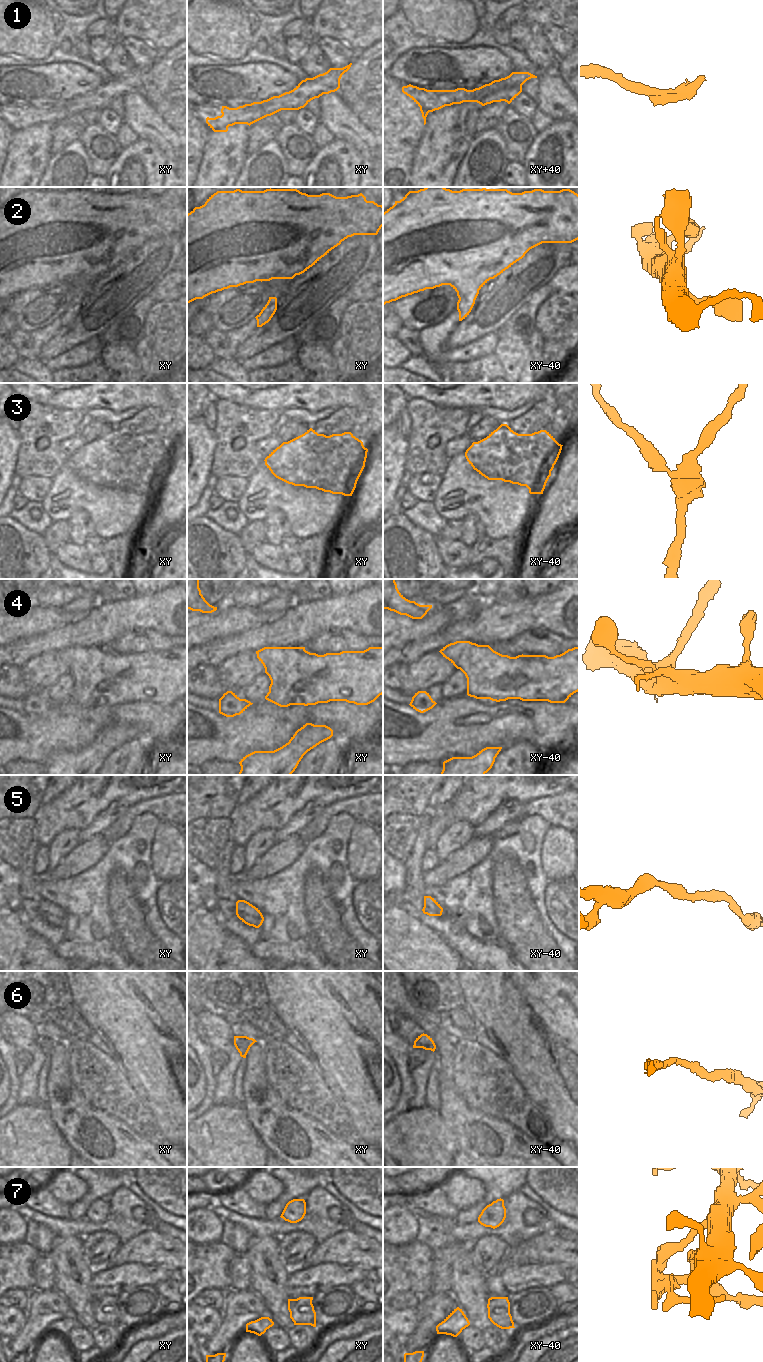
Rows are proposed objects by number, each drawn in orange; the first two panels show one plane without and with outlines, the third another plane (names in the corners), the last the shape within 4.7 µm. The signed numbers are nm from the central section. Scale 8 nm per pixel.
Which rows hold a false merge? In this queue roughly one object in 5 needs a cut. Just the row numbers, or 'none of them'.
3, 7

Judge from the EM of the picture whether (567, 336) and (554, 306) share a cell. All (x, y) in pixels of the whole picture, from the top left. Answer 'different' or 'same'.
same

